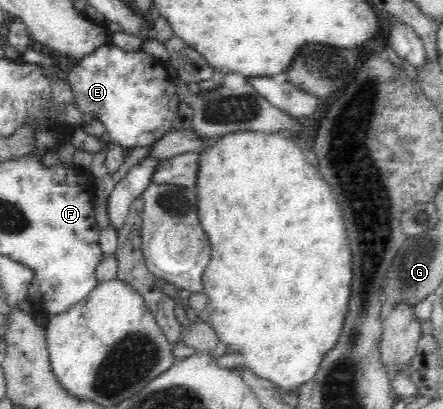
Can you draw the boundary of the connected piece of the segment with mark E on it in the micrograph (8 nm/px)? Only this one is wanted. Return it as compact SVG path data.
M111 42L98 47L92 54L86 55L82 60L78 61L78 63L76 63L76 65L70 69L67 76L68 77L65 81L69 84L69 87L73 92L75 100L74 105L76 108L82 112L82 115L89 116L93 113L94 117L96 117L98 121L101 121L104 127L106 127L106 133L110 135L112 143L120 144L120 146L125 149L132 149L134 147L146 147L150 146L152 143L154 143L154 141L158 141L162 135L172 129L172 120L176 115L178 106L180 103L182 103L180 98L178 98L178 93L176 92L176 84L174 84L175 75L173 74L173 71L166 65L166 63L163 63L163 61L154 58L148 53L144 53L142 50L125 51L124 49L117 47Z

